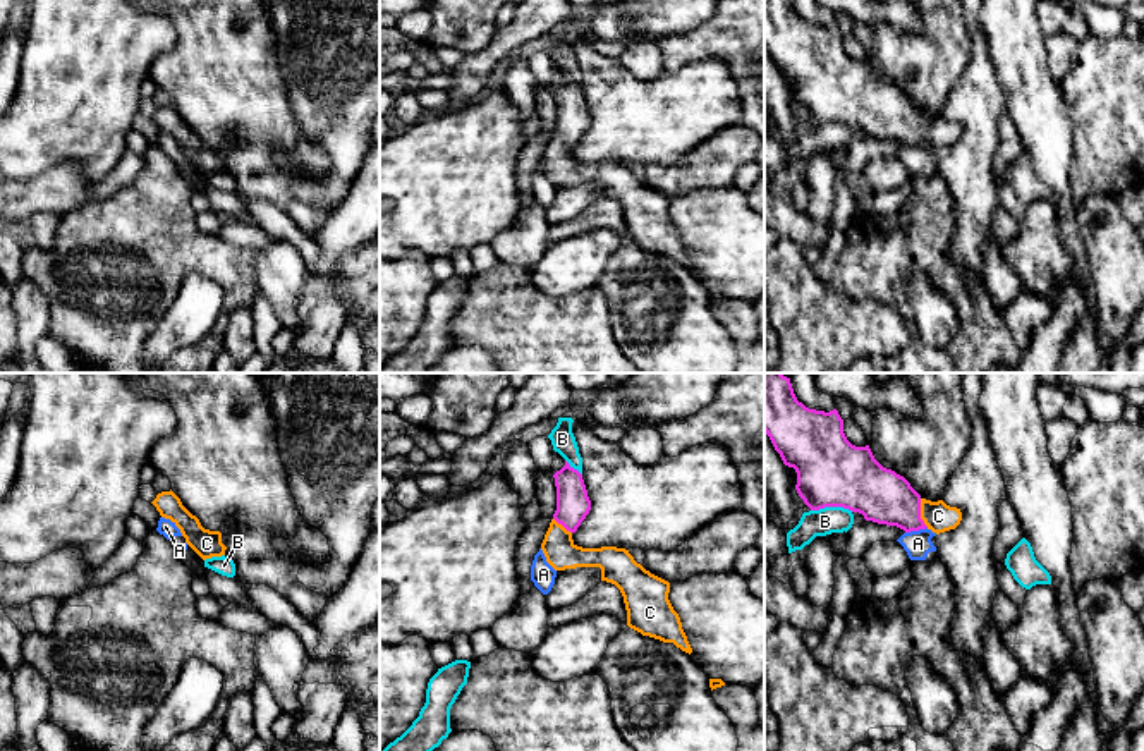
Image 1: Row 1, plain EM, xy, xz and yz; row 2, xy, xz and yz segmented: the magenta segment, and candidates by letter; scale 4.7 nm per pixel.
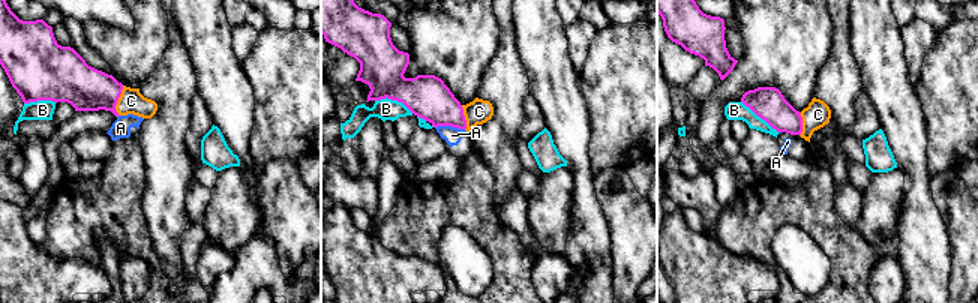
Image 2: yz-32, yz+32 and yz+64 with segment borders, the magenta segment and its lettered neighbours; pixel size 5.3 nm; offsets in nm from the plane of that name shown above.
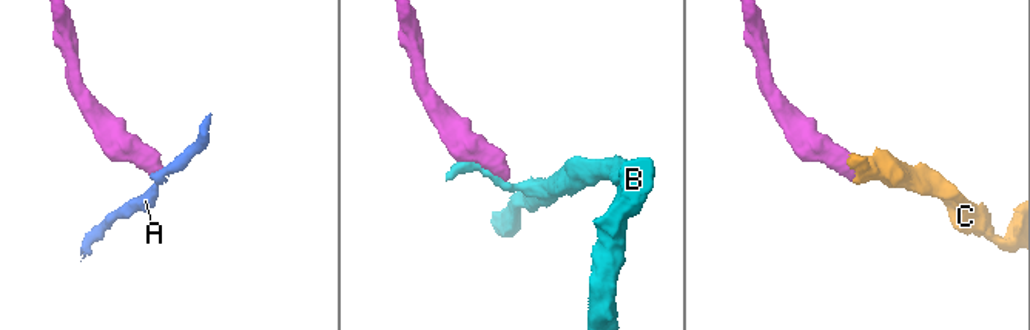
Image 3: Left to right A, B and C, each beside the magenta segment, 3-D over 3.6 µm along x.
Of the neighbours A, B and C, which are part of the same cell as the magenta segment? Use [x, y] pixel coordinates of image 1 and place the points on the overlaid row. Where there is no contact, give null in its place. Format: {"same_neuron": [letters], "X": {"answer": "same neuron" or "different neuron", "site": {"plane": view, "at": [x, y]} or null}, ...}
{"same_neuron": ["C"], "A": {"answer": "different neuron", "site": {"plane": "yz", "at": [916, 530]}}, "B": {"answer": "different neuron", "site": {"plane": "yz", "at": [832, 506]}}, "C": {"answer": "same neuron", "site": {"plane": "yz", "at": [919, 512]}}}

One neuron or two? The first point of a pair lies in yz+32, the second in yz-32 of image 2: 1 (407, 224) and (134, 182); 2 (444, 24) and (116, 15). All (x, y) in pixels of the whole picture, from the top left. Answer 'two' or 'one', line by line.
1: one
2: two

